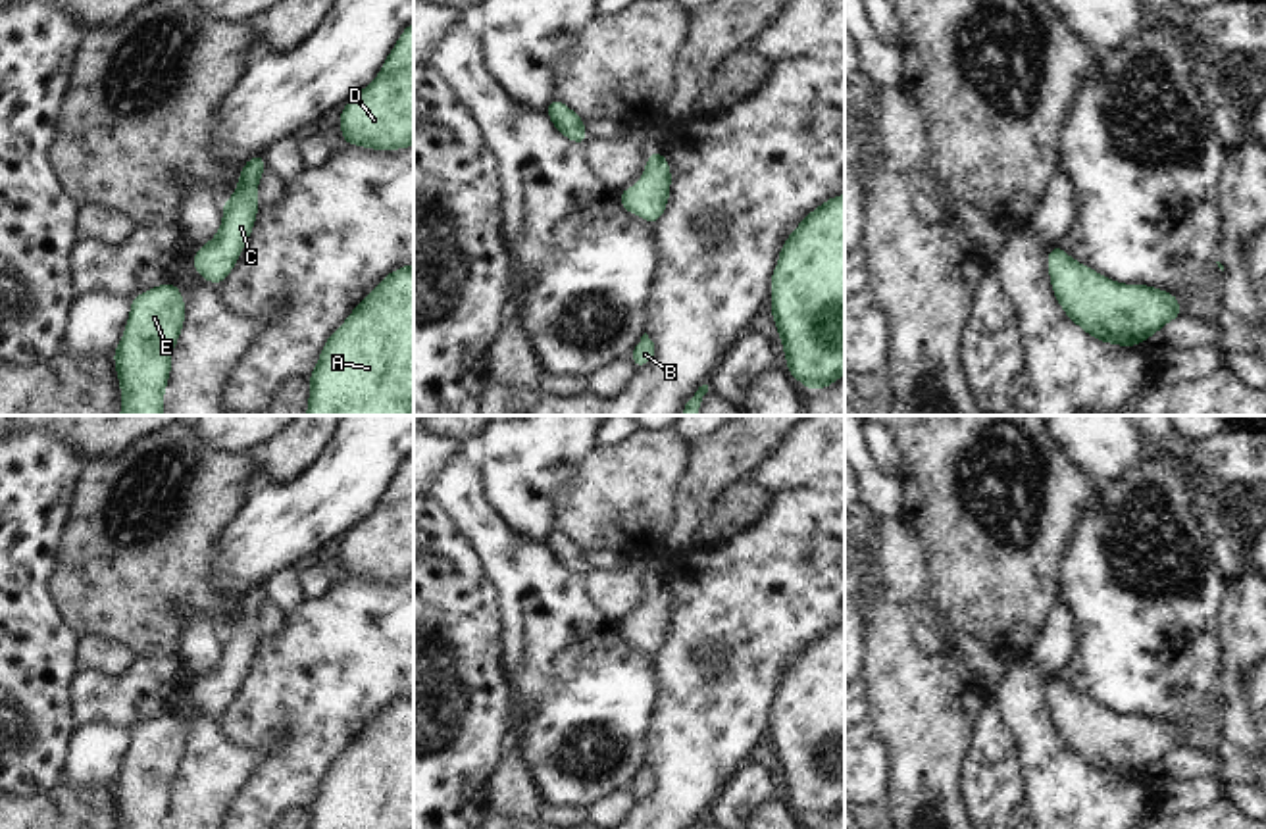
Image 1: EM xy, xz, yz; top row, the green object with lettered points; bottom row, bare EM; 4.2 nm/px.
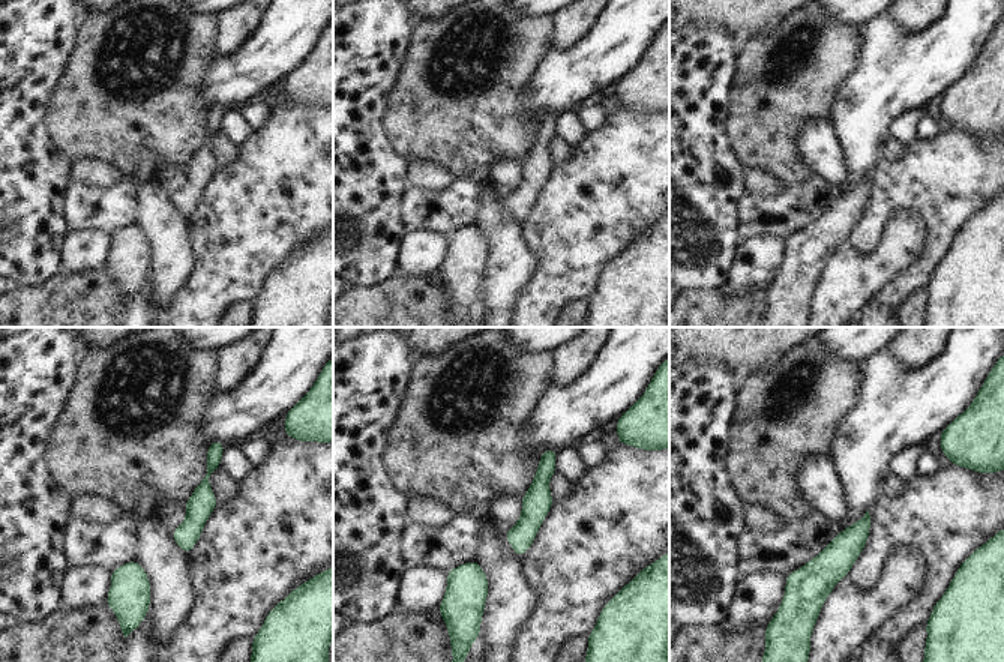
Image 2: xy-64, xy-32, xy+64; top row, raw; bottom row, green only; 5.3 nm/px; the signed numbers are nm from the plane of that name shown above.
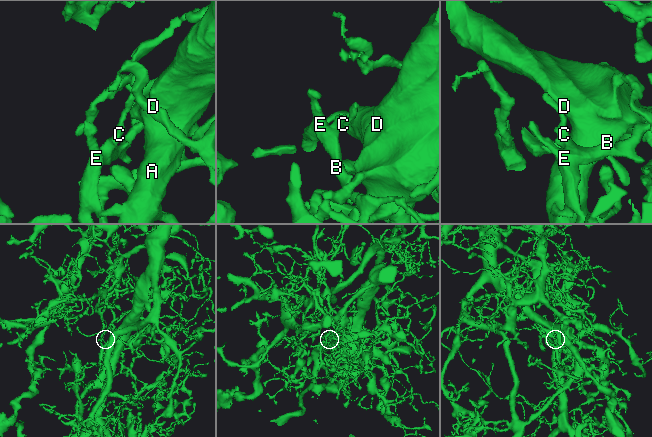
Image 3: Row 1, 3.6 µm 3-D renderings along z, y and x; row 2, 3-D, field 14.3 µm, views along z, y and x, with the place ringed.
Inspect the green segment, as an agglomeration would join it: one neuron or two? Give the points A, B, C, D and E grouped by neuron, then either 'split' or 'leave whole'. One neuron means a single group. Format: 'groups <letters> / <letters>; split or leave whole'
groups A B C D E; leave whole

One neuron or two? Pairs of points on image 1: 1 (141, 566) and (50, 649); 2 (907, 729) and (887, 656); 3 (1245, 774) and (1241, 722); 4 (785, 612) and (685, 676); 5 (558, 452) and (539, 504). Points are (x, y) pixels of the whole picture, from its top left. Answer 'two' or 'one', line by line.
1: two
2: one
3: two
4: one
5: one

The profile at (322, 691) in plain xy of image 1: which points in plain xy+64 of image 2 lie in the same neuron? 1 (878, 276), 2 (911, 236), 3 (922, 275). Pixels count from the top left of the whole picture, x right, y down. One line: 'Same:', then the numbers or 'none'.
Same: 3

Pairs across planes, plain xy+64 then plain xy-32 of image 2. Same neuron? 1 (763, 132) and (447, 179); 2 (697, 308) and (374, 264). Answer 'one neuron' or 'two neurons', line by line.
1: two neurons
2: two neurons

